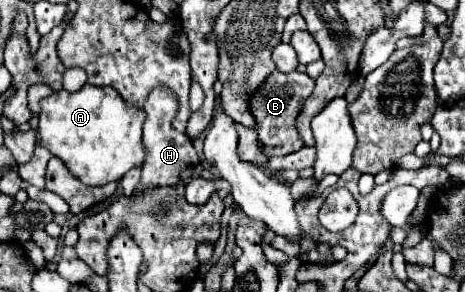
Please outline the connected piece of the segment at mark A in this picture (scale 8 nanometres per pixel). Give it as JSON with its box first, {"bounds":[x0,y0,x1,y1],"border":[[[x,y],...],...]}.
{"bounds":[36,85,146,185],"border":[[[84,85],[80,91],[68,93],[66,89],[52,93],[50,97],[44,97],[40,101],[40,121],[38,121],[38,139],[36,143],[44,149],[48,149],[54,157],[62,159],[70,171],[84,183],[84,185],[106,185],[110,181],[118,181],[124,177],[126,171],[130,171],[134,165],[140,165],[144,161],[142,155],[142,123],[146,119],[144,111],[138,111],[136,107],[130,107],[116,89],[110,87],[94,87]]]}

